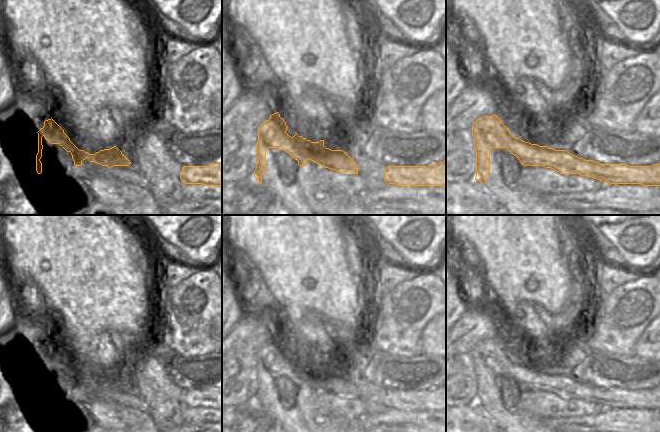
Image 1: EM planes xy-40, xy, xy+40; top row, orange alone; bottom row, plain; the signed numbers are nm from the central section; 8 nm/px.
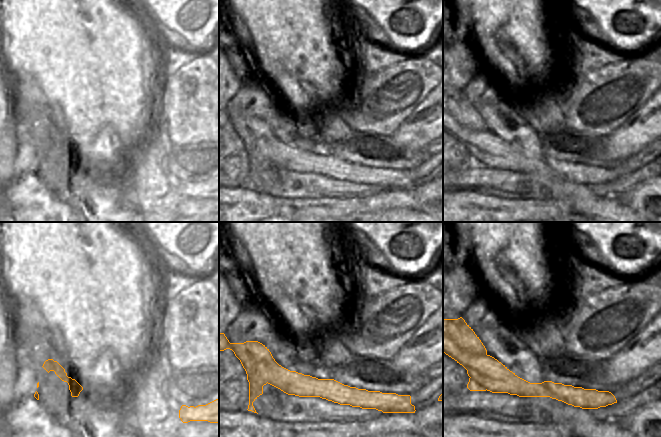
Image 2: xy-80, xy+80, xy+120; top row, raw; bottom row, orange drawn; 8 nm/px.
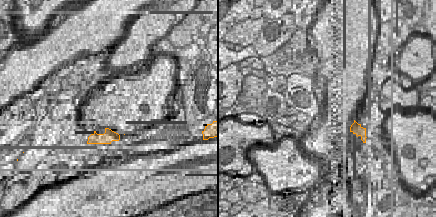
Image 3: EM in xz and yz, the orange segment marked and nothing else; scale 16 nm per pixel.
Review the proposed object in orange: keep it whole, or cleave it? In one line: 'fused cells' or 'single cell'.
fused cells

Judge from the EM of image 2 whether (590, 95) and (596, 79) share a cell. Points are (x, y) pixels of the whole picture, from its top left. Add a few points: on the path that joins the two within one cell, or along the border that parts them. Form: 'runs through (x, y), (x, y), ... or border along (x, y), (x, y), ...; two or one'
border along (613, 78), (598, 93), (582, 89), (570, 98); two

